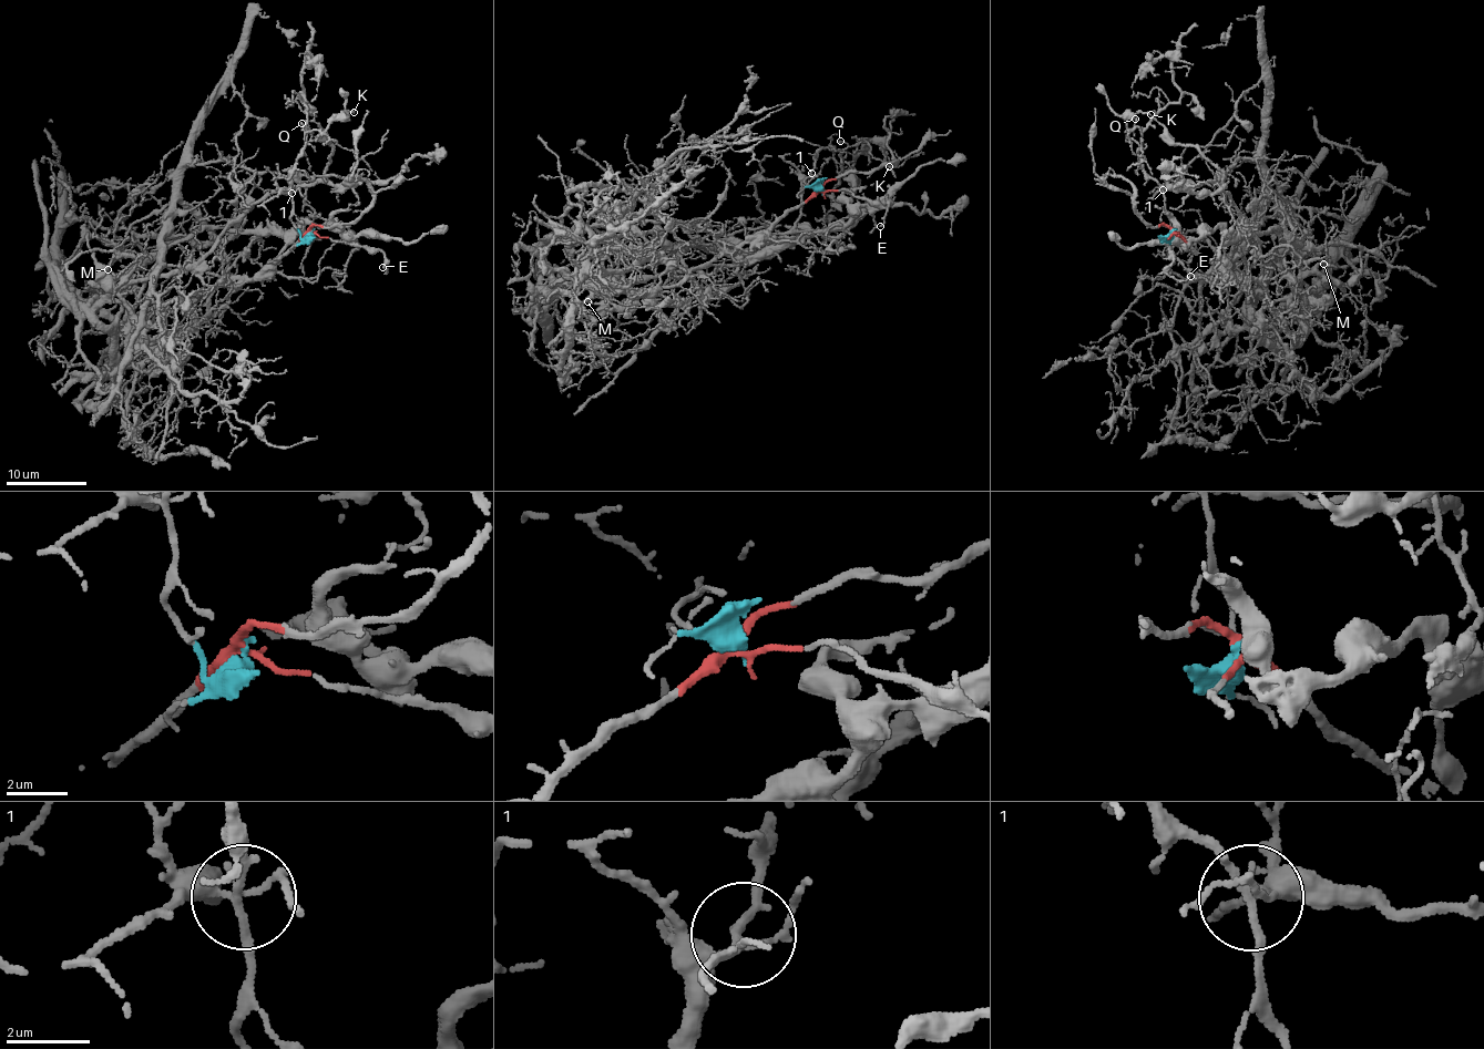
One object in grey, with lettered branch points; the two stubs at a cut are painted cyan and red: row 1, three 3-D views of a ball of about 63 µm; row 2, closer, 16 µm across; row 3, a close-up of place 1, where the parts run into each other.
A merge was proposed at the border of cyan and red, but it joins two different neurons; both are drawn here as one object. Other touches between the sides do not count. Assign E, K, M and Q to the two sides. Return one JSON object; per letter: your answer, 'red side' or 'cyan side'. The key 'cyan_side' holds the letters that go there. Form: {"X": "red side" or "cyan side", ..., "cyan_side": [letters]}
{"E": "red side", "K": "cyan side", "M": "red side", "Q": "cyan side", "cyan_side": ["K", "Q"]}

